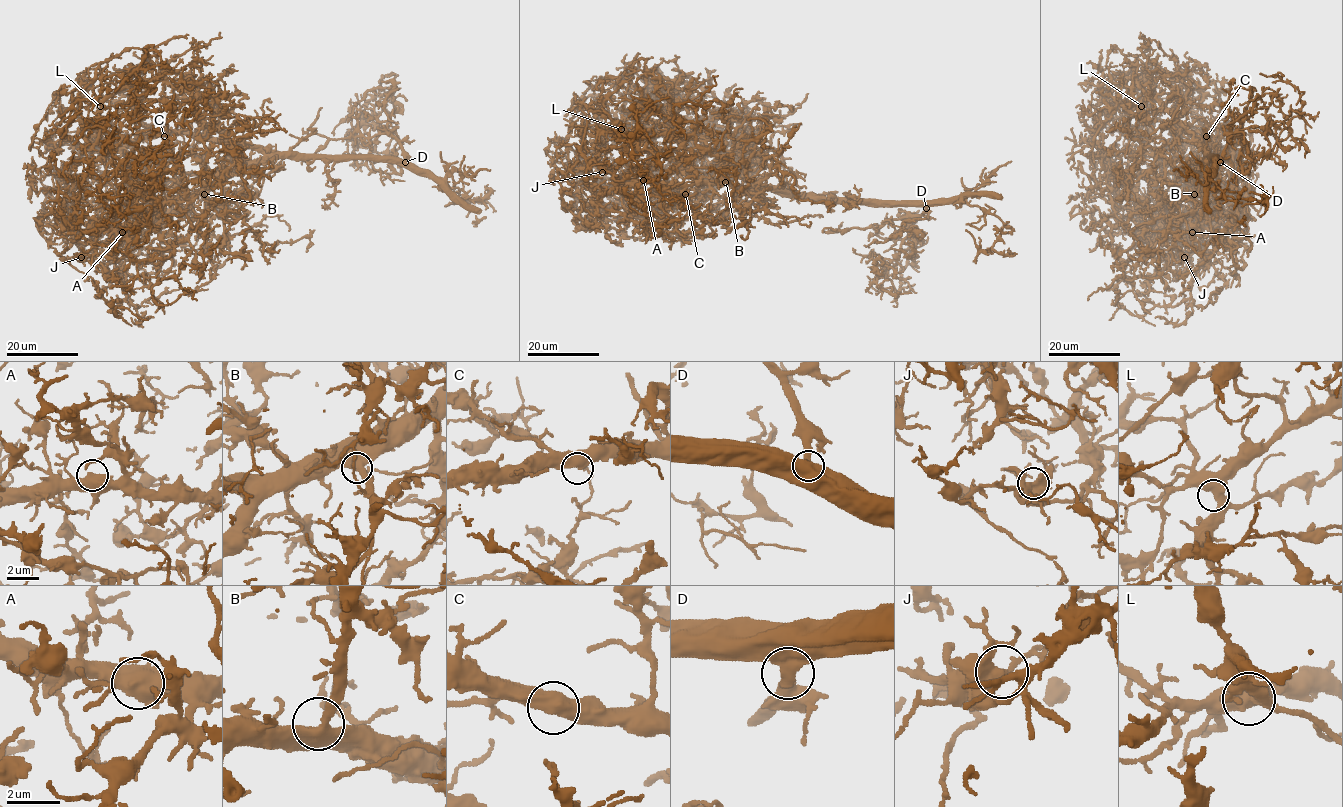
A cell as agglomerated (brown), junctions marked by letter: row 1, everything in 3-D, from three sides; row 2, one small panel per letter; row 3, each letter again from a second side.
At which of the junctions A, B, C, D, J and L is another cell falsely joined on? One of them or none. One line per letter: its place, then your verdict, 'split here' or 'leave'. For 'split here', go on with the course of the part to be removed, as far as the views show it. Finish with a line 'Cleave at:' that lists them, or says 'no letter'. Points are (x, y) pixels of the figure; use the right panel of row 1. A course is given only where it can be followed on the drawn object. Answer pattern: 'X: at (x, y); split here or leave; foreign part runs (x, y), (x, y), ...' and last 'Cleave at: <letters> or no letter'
A: at (1192, 232); leave
B: at (1194, 194); leave
C: at (1206, 136); leave
D: at (1220, 162); leave
J: at (1184, 257); leave
L: at (1141, 106); leave
Cleave at: no letter

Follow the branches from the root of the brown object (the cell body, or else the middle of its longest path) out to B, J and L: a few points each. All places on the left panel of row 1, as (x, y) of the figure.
B: (262, 157), (226, 173), (204, 194)
J: (262, 157), (192, 192), (161, 227), (144, 231), (101, 229), (91, 240), (94, 256), (90, 260), (81, 257)
L: (262, 157), (233, 142), (199, 96), (161, 79), (128, 81), (100, 106)

